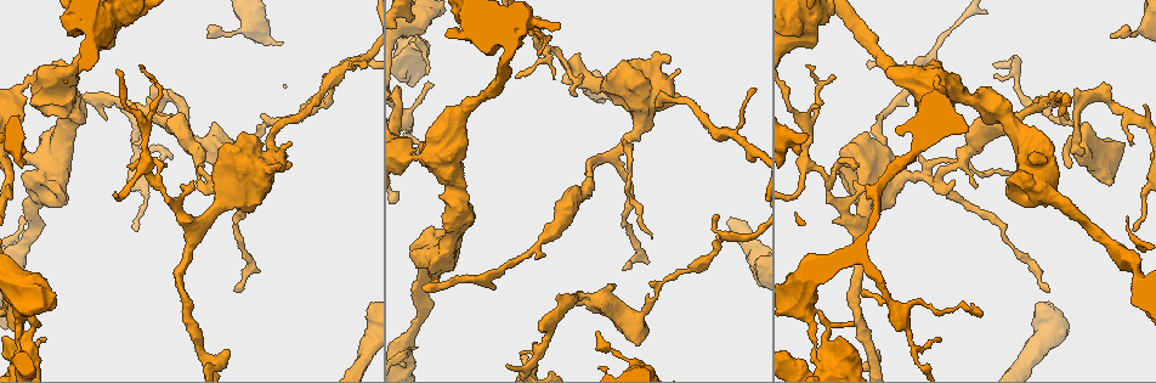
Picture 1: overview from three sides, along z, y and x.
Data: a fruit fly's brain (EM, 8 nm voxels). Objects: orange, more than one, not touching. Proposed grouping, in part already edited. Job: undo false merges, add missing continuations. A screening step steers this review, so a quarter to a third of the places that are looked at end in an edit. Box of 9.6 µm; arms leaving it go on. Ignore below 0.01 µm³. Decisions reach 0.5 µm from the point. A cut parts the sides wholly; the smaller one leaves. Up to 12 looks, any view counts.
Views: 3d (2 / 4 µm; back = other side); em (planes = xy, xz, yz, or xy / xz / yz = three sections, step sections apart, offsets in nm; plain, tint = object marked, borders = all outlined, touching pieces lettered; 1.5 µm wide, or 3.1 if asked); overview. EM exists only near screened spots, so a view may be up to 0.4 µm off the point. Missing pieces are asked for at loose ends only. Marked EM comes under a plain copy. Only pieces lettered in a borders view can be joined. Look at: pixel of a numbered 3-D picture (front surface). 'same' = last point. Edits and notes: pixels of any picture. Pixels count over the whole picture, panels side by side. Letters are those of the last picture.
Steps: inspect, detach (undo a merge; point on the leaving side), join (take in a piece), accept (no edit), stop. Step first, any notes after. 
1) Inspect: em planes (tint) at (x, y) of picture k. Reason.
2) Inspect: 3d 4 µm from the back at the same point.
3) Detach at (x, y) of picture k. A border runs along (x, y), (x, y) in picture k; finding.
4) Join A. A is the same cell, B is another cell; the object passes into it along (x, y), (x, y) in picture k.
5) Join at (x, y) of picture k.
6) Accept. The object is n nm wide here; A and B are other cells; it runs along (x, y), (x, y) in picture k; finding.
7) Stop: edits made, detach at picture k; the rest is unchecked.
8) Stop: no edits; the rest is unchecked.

Inspect: 3d 2 µm at (577, 95) of picture 1. Tapers out.

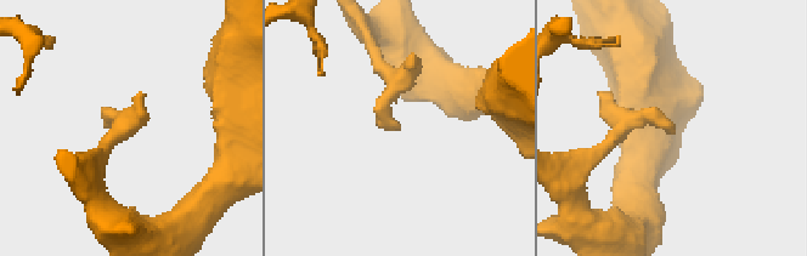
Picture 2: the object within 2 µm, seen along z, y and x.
Inspect: em yz step 4 (borders) at (673, 131) of picture 2.

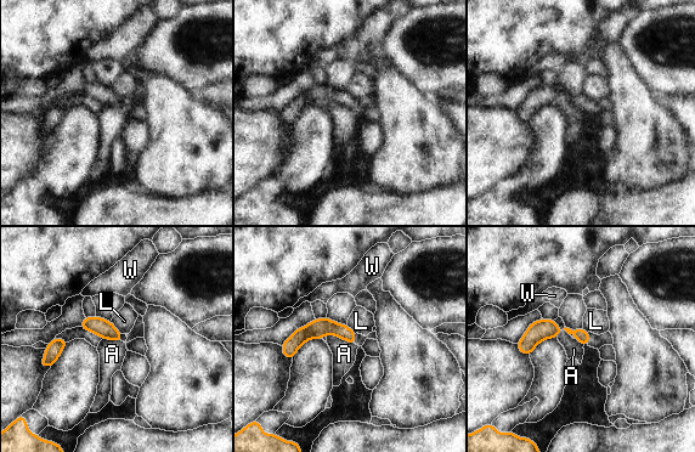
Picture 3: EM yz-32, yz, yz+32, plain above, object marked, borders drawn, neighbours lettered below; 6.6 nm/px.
Accept. The object is 90 nm wide here; A, L and W are other cells; a border runs along (327, 334), (334, 334), (355, 345) in picture 3; no lettered piece goes on from it.

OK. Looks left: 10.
Inspect: em xz step 8 (tint) at (669, 60) of picture 1. Branch stops here.

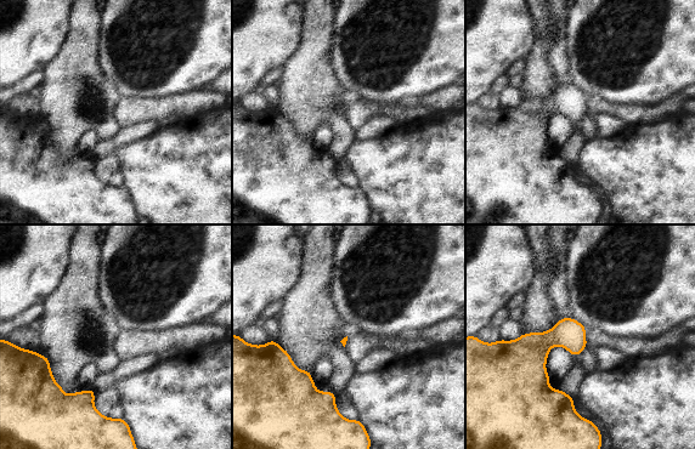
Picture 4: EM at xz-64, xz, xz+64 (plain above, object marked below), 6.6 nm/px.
Inspect: em planes (tint) at the same point.

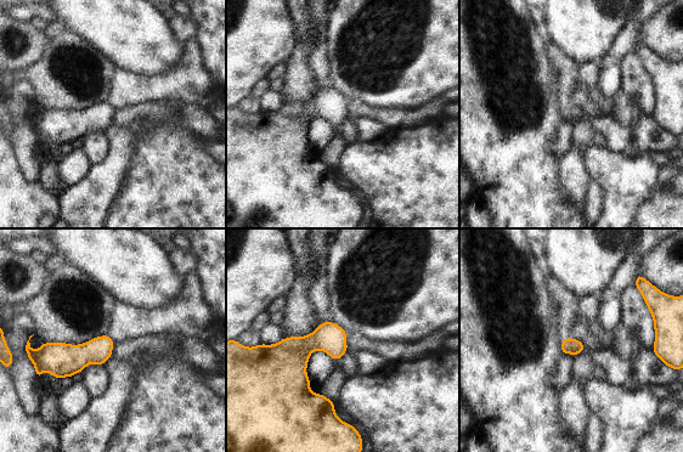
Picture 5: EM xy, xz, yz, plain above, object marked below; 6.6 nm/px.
Inspect: em planes (borders) at the same point.

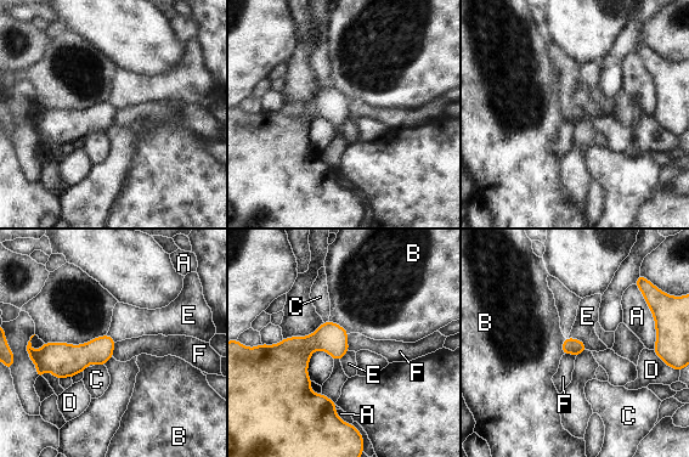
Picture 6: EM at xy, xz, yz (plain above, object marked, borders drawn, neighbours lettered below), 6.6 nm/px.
Accept. A, B, C, D, E and F are other cells; a border runs along (349, 334), (346, 338), (348, 350) in picture 6; none of them fits.

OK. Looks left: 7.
Inspect: em planes (tint) at (974, 147) of picture 1. Calibre changes.

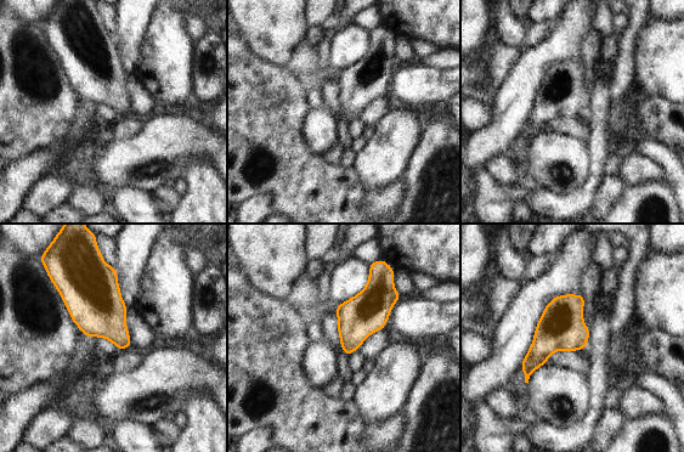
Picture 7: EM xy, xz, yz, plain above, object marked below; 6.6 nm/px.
Inspect: em planes (borders) at the same point. What lies round it.

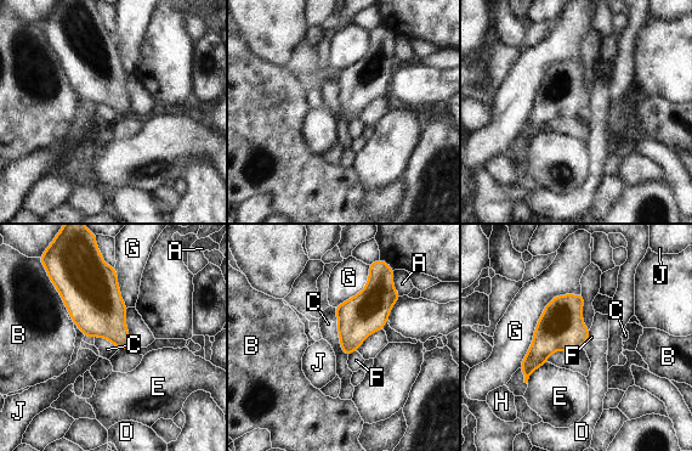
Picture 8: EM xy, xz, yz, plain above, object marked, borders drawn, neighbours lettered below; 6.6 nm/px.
Accept. A, B, C, D, E, F, G, H and J are other cells; a border runs along (334, 308), (339, 343), (347, 355) in picture 8; one cell here.

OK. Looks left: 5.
Inspect: 3d 4 µm from the back at (33, 330) of picture 1. Thin neck.

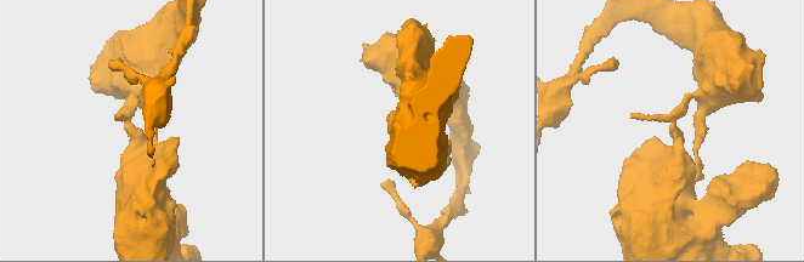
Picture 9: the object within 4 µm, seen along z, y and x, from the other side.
Inspect: em yz step 4 (borders) at (129, 124) of picture 9. Shape alone is not enough.

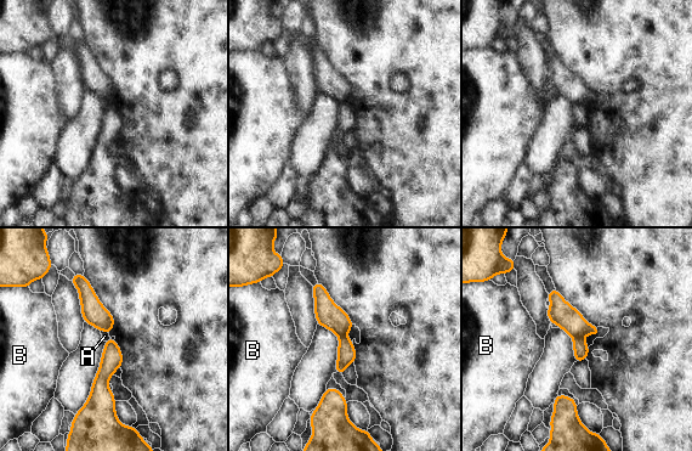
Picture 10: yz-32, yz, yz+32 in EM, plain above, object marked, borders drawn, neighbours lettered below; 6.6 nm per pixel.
Detach at (568, 319) of picture 10. The object is 140 nm wide here; A and B are other cells; a second cell is stuck on.

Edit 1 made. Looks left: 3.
Inspect: 3d 2 µm from the back at (1135, 229) of picture 1. Branch stops here.

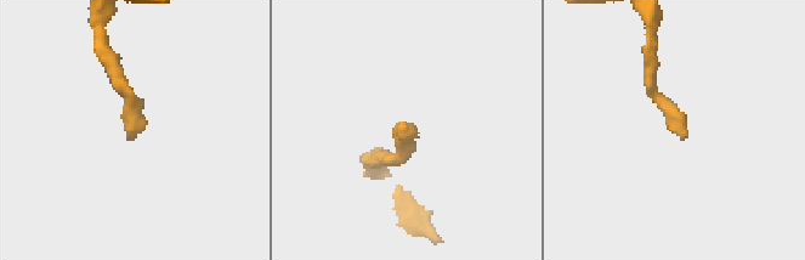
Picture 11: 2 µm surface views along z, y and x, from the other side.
Inspect: em planes (borders) at (685, 134) of picture 11.

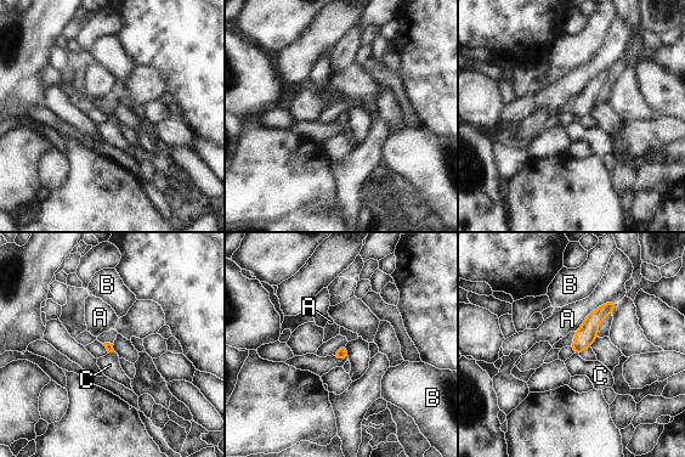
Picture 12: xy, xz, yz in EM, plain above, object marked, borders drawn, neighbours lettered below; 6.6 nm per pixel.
Join C. C is the same cell, A and B are other cells; the object passes into it along (587, 333), (577, 354), (600, 376) in picture 12; it goes on there.

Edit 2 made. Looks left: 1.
Stop: edits made, detach at picture 10, join at picture 12; the rest is unchecked.

